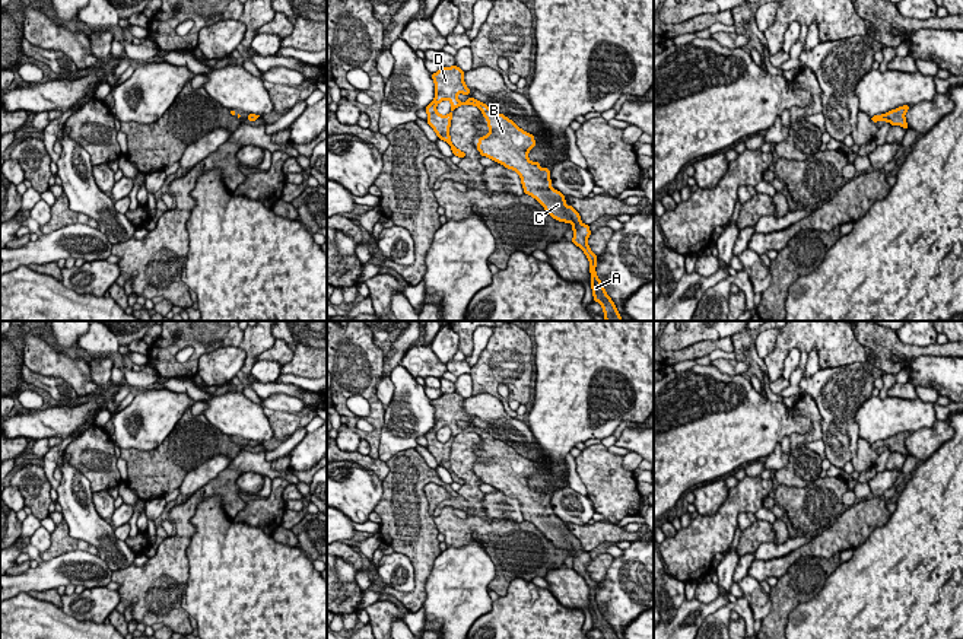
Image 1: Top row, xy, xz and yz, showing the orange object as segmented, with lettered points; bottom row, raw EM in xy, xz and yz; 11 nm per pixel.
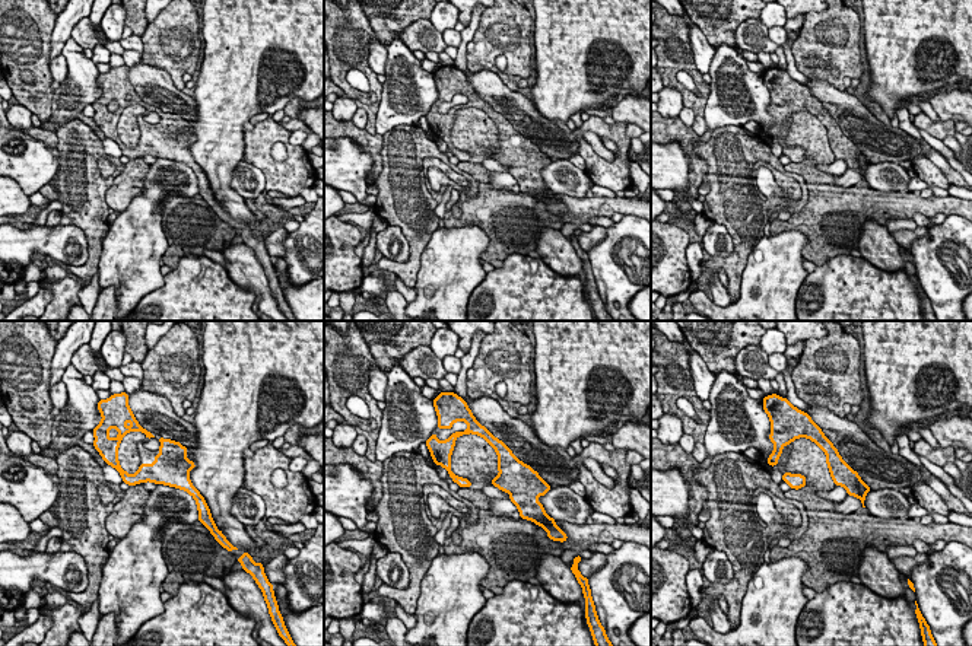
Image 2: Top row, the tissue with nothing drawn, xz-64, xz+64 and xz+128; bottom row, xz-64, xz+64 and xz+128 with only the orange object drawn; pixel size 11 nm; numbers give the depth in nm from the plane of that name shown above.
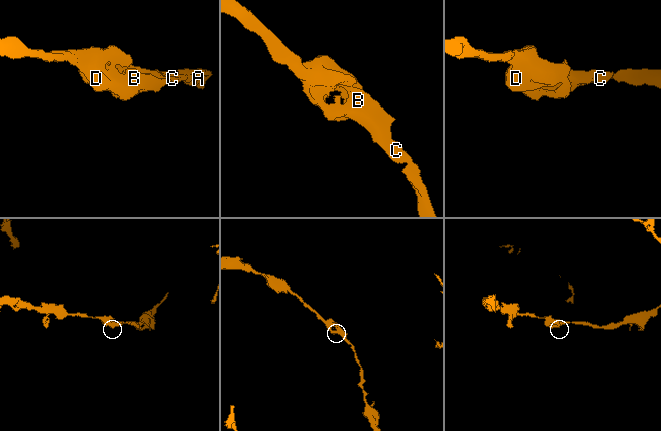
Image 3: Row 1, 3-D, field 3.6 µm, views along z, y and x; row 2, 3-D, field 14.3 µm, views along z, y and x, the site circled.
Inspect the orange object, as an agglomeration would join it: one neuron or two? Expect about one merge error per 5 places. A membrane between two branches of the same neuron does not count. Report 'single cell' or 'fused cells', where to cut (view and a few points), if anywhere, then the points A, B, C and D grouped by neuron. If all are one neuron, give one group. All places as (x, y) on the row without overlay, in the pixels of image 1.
single cell; cut none; groups A B C D

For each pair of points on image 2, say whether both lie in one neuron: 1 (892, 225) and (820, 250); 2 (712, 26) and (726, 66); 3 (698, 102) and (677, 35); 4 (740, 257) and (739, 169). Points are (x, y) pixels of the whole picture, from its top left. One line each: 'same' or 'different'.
1: different
2: different
3: same
4: same

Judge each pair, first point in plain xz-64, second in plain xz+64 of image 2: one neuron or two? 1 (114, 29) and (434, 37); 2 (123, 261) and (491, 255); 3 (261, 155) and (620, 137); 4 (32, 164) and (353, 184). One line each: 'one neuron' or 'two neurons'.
1: two neurons
2: two neurons
3: one neuron
4: one neuron

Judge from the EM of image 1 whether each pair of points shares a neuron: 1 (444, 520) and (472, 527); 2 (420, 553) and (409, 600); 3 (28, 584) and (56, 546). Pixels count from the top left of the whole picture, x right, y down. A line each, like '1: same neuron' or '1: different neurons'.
1: same neuron
2: same neuron
3: different neurons

